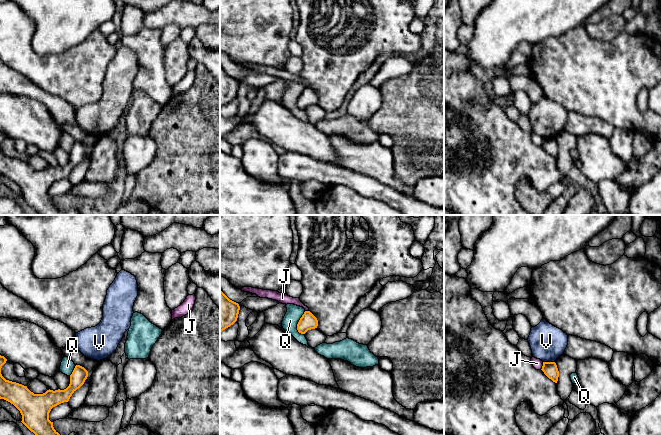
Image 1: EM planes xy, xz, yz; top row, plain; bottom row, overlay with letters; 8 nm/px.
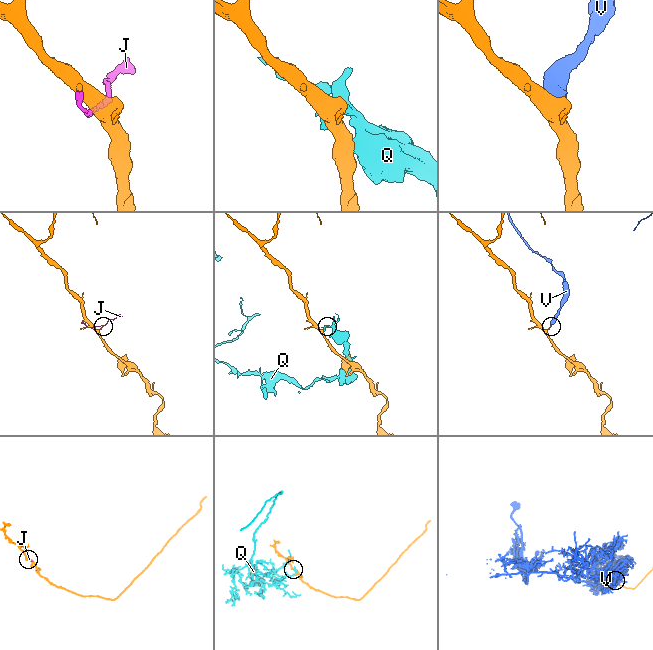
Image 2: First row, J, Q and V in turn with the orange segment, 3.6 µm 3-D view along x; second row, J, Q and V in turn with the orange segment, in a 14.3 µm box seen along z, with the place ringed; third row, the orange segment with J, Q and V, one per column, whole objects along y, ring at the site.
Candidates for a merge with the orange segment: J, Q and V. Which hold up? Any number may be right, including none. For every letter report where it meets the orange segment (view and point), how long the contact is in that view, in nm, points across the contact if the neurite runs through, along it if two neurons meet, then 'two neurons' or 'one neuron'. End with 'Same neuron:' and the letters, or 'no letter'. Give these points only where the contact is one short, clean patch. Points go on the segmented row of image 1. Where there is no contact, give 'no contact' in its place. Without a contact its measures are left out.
J: contact yz (542, 366); length 70 nm; two neurons
Q: contact xz (298, 323); length 190 nm; border xz (305, 311), (297, 324), (297, 330), (301, 334); two neurons
V: contact yz (549, 362); length 100 nm; border yz (543, 361), (554, 362); two neurons
Same neuron: no letter

